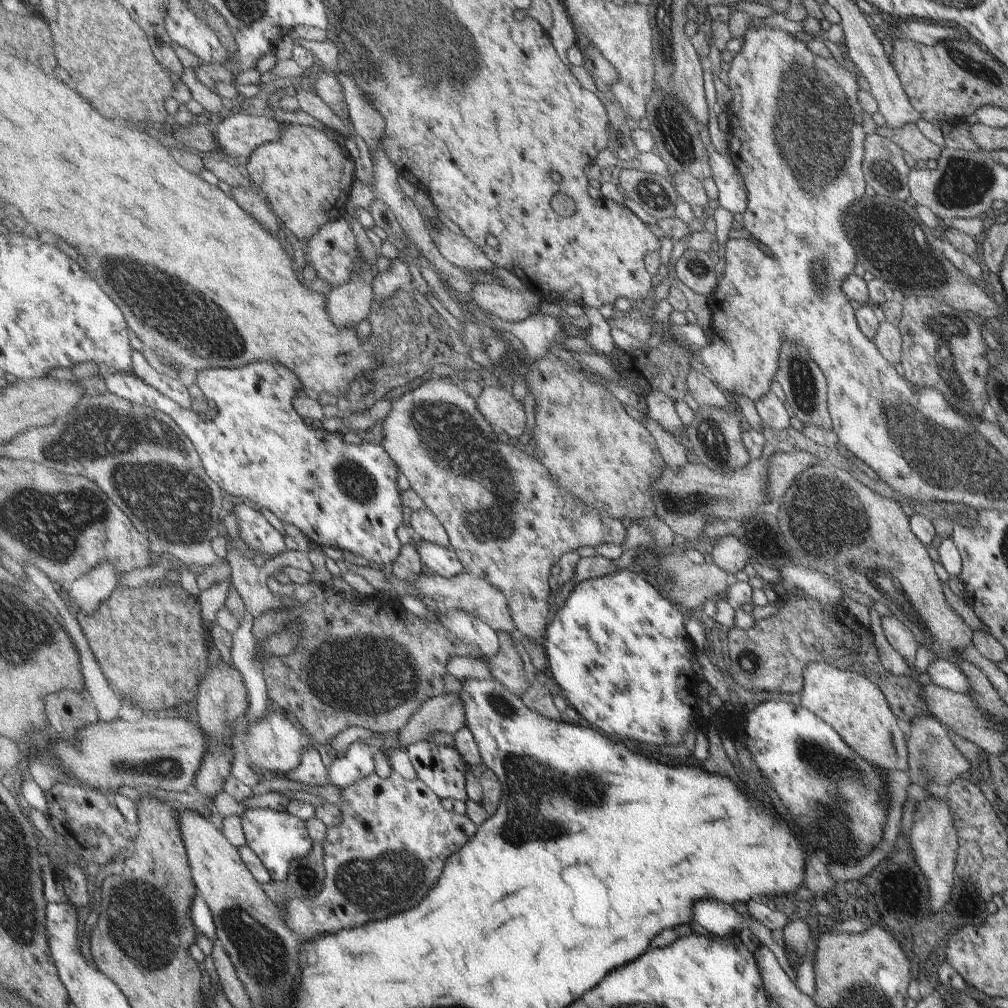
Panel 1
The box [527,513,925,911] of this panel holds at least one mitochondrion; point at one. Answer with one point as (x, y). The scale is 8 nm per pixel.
(821, 760)

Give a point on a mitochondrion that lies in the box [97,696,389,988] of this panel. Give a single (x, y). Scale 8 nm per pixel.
(140, 921)

